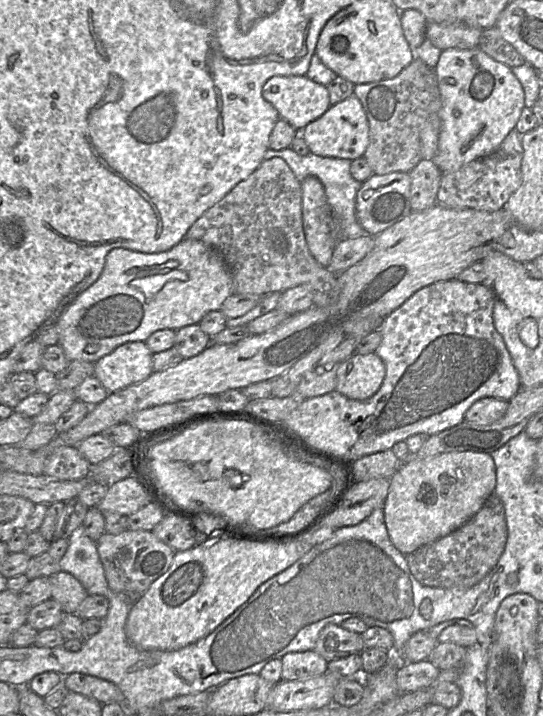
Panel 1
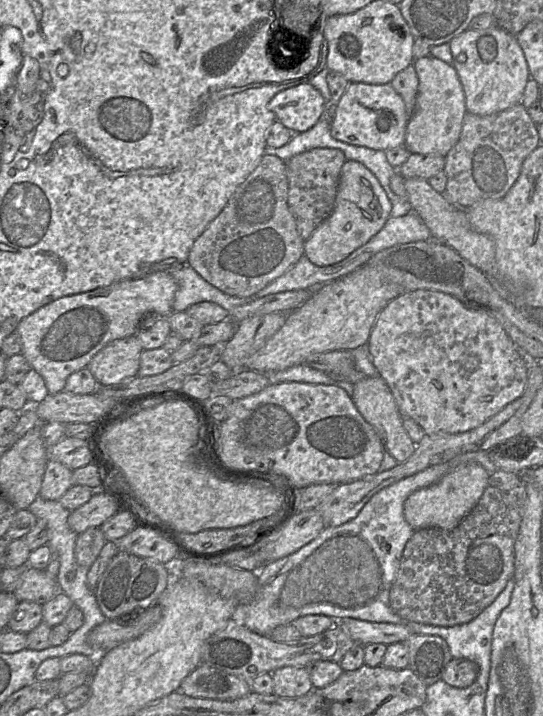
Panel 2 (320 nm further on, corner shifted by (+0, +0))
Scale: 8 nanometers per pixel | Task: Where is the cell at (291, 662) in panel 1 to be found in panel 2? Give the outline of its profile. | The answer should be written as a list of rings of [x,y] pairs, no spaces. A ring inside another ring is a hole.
[[[286,666],[272,673],[274,694],[283,698],[298,698],[314,687],[306,667]]]

